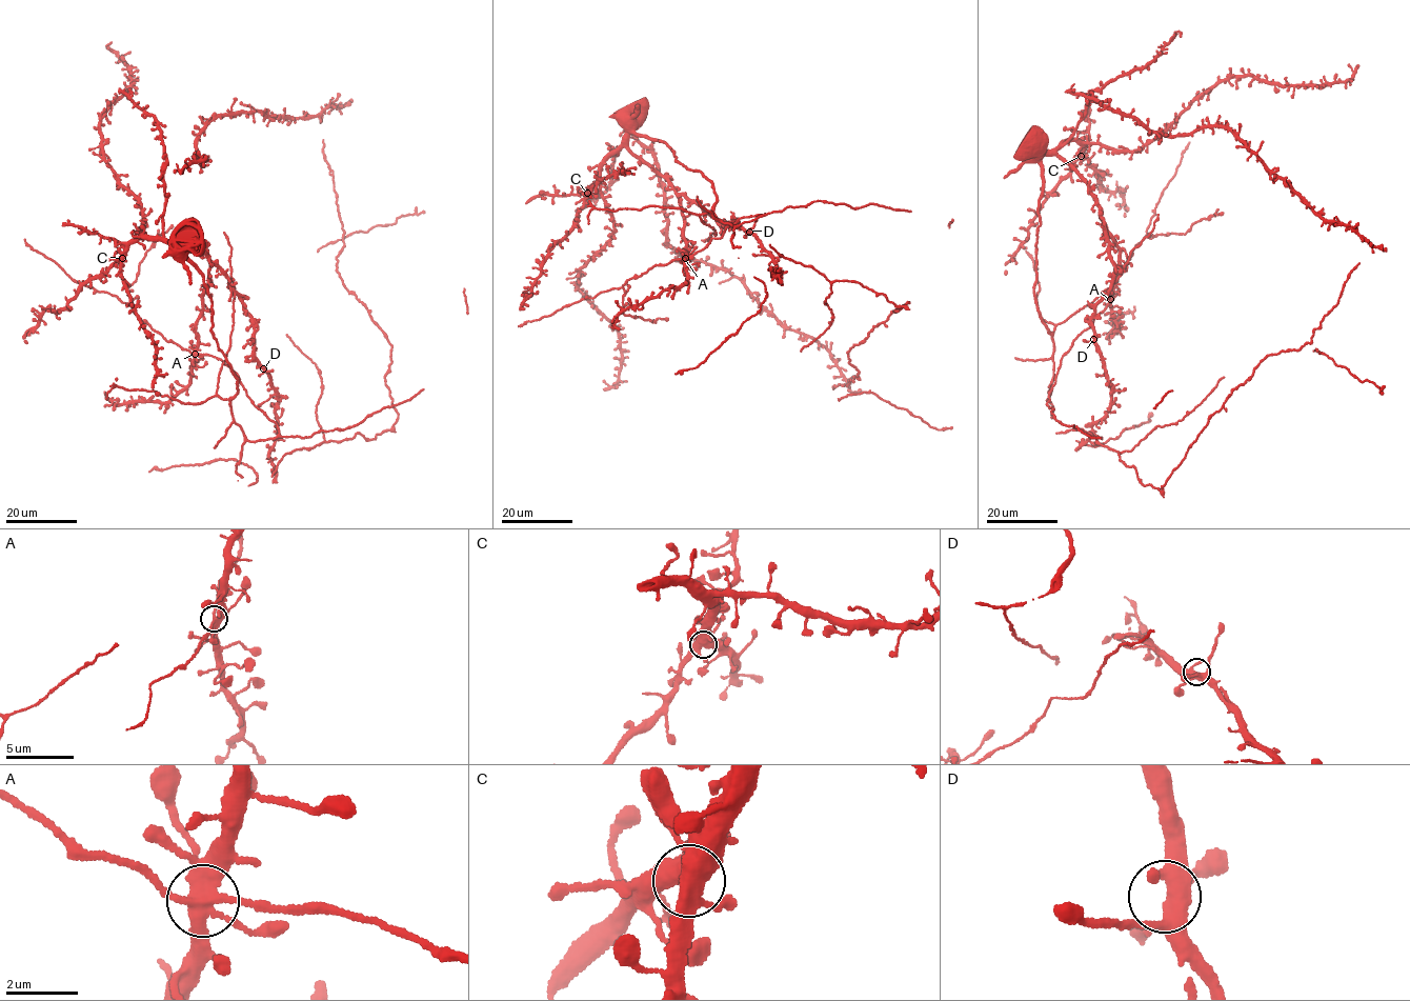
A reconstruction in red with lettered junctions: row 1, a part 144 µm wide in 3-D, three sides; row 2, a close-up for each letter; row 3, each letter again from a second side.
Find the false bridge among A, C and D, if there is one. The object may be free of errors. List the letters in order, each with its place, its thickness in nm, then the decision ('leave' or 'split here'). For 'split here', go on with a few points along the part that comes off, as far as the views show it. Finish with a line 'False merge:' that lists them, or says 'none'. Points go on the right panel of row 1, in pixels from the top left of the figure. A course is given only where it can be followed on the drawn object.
A: place (1110, 299); calibre 420 nm; leave
C: place (1081, 156); calibre 500 nm; leave
D: place (1093, 339); calibre 440 nm; leave
False merge: none

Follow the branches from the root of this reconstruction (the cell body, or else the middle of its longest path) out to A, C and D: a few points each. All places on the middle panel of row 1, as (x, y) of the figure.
A: (734, 220), (729, 225), (719, 223), (701, 206), (681, 195), (684, 258)
C: (734, 220), (729, 225), (719, 223), (625, 146), (604, 161), (587, 193)
D: (734, 220), (749, 232)

